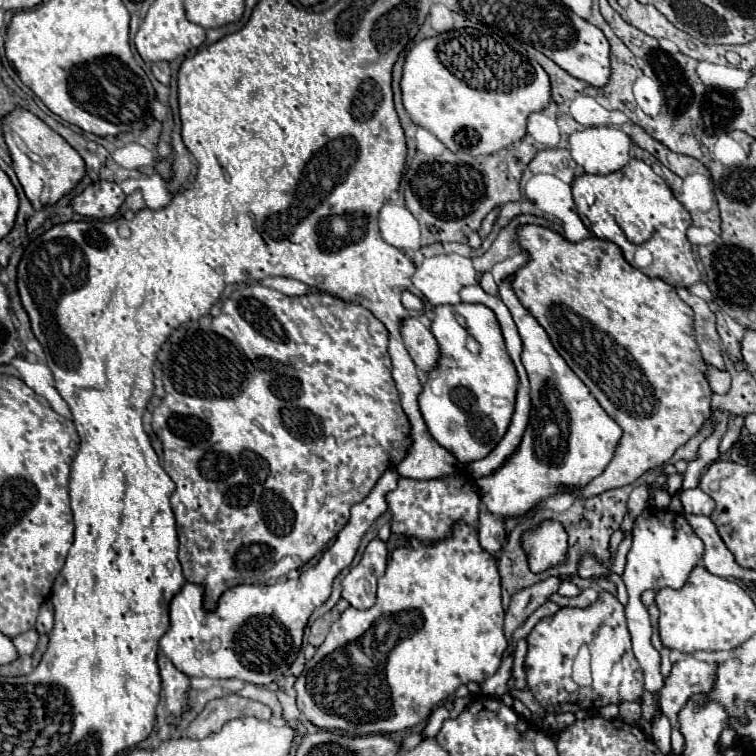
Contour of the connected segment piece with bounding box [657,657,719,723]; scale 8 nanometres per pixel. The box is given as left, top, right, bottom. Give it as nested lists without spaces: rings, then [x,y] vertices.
[[[695,657],[681,659],[673,665],[671,675],[665,679],[665,685],[657,691],[661,711],[675,723],[679,709],[695,693],[707,693],[715,685],[717,661],[699,661]]]

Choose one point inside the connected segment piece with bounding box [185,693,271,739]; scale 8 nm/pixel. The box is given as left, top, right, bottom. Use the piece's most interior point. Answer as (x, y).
(219, 711)

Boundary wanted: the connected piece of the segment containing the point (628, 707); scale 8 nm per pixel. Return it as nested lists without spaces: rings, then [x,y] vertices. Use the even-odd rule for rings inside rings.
[[[621,701],[619,703],[619,717],[625,719],[625,723],[637,723],[641,717],[641,705],[637,701]]]

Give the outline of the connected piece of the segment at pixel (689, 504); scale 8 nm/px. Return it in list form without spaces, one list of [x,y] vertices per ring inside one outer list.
[[[699,487],[695,489],[687,489],[687,491],[677,491],[681,505],[683,505],[683,513],[693,513],[693,515],[711,515],[711,511],[715,509],[713,499],[703,493]]]

